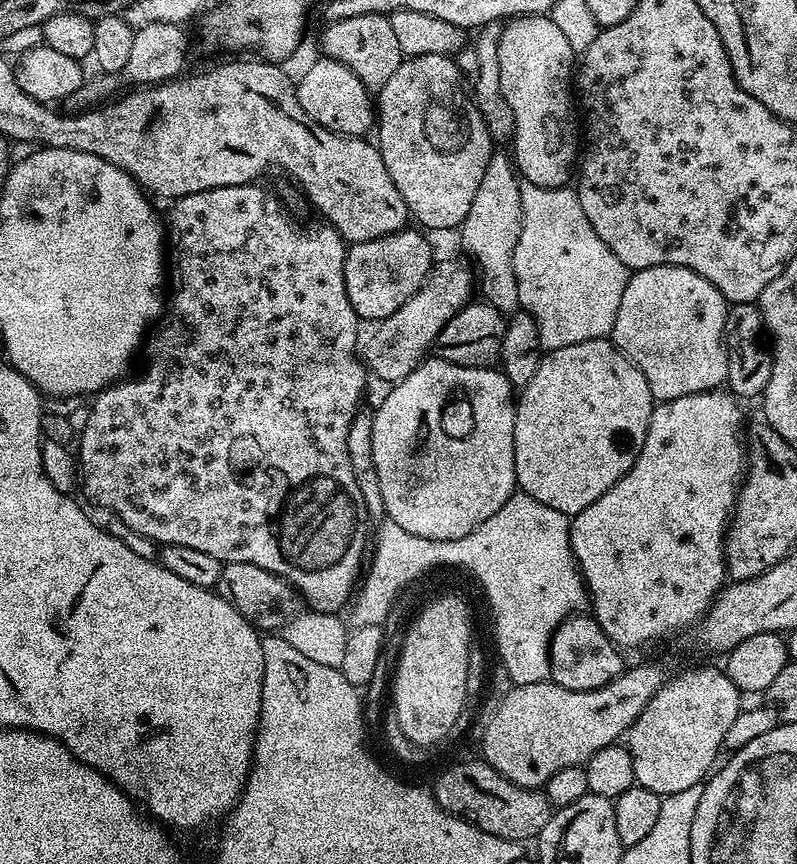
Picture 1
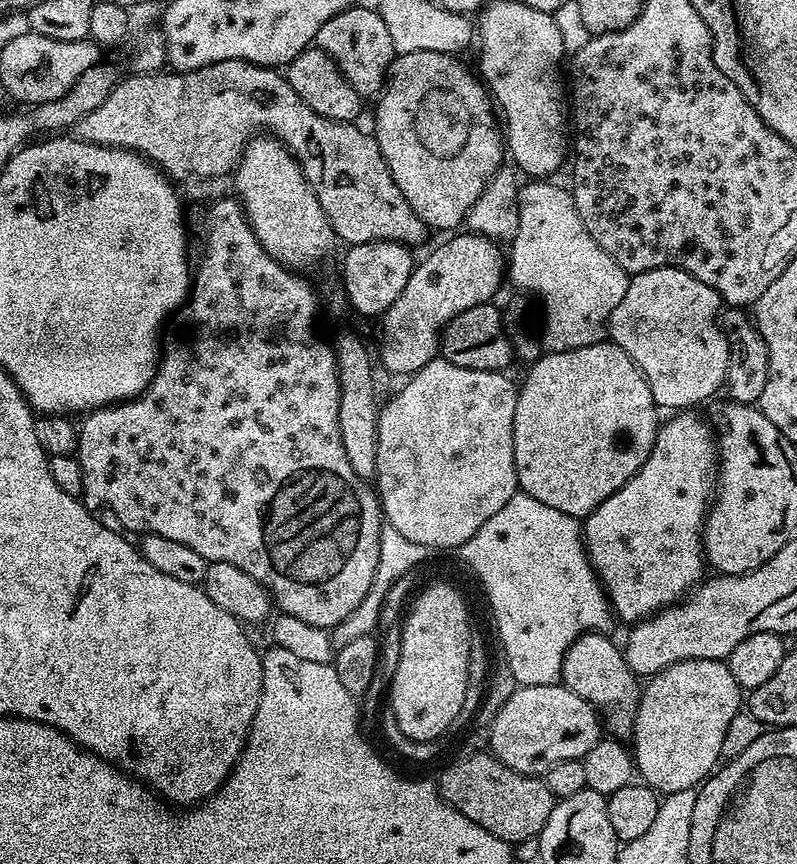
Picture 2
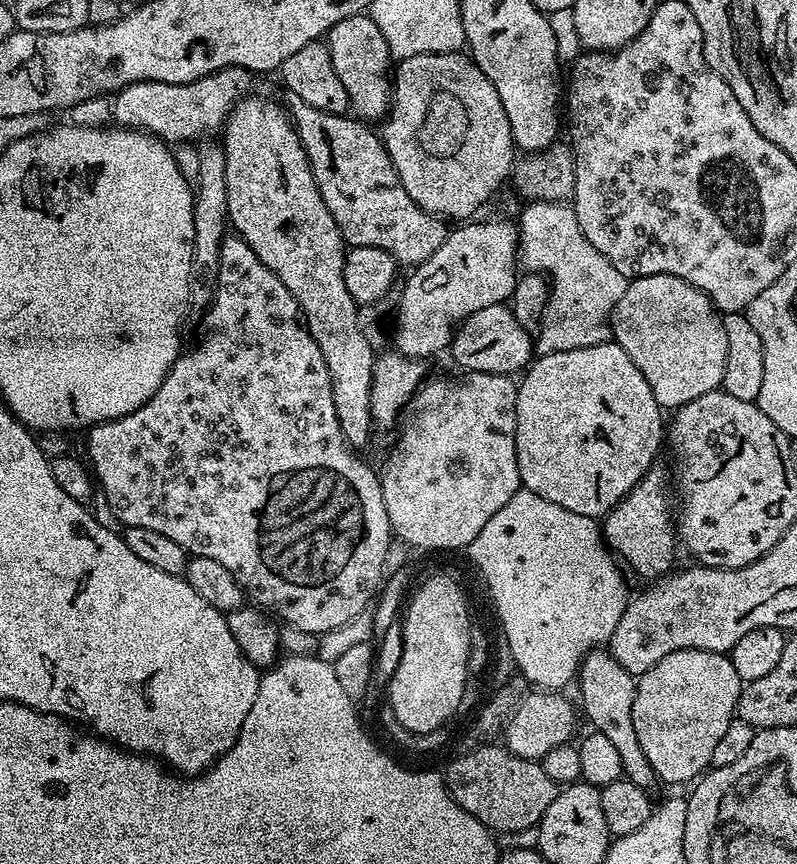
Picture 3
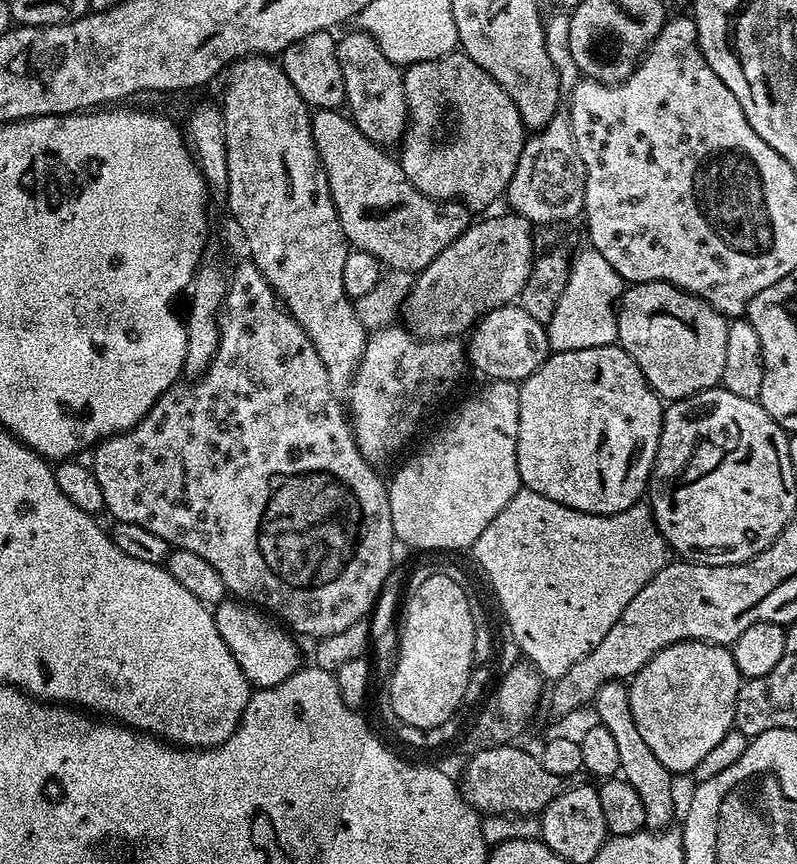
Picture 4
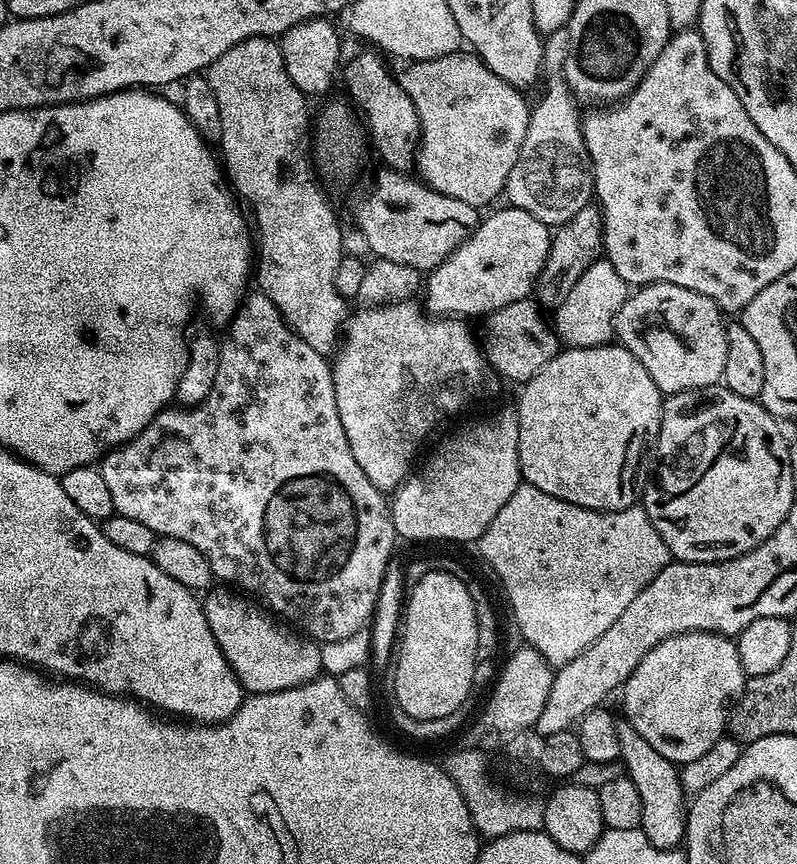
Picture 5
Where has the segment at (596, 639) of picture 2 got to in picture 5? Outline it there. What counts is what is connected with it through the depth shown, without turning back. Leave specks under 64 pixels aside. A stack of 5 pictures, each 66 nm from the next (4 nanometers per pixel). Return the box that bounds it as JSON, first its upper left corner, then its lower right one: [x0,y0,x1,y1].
[617,719,688,848]

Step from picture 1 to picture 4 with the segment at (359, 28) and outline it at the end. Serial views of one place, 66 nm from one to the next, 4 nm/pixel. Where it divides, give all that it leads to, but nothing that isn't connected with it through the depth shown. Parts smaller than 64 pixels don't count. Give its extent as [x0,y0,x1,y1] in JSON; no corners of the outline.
[336,30,408,146]

